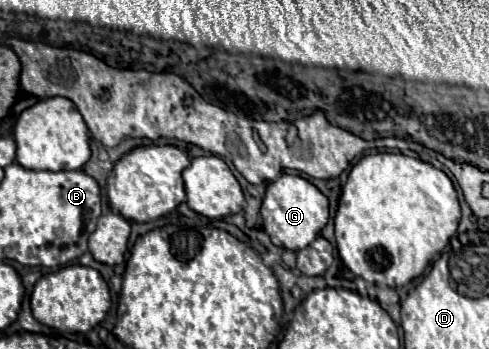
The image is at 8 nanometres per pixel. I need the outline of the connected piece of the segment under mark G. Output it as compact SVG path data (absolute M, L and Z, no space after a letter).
M284 172L278 180L268 184L260 216L264 222L264 230L270 234L274 246L284 246L286 250L298 252L306 248L326 226L330 218L328 198L306 178L299 174Z

